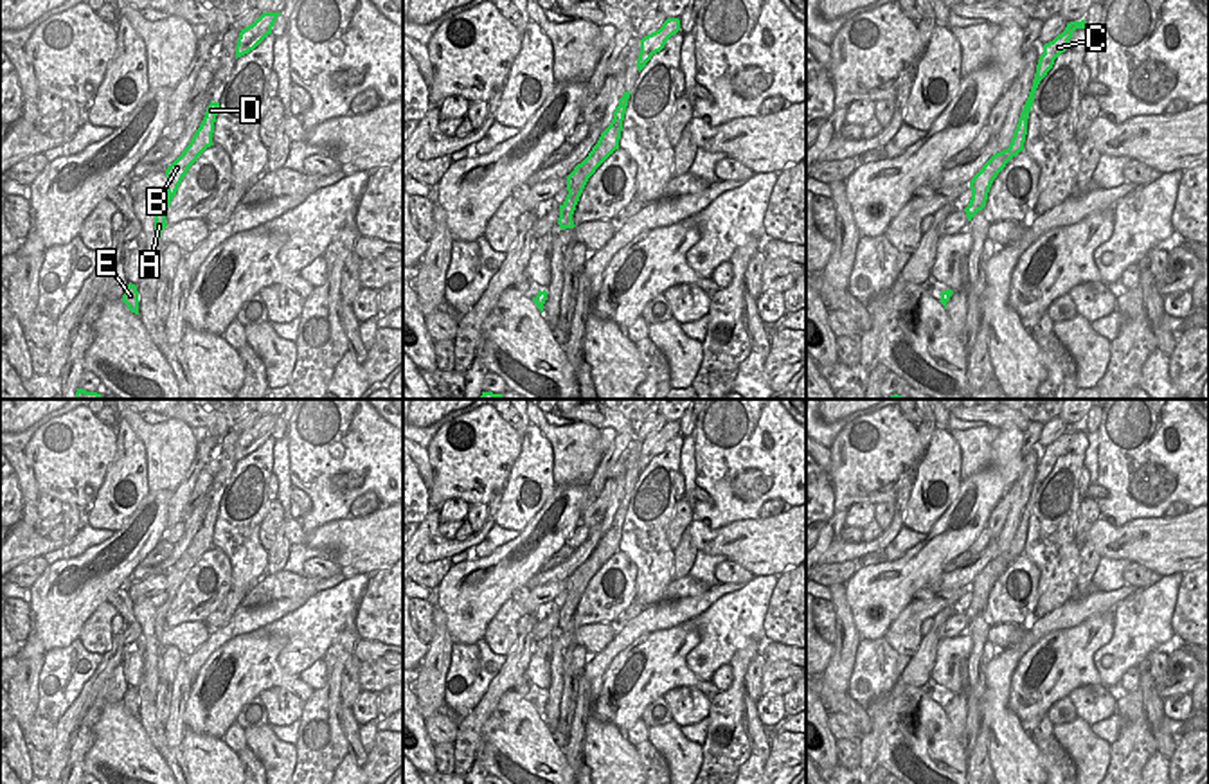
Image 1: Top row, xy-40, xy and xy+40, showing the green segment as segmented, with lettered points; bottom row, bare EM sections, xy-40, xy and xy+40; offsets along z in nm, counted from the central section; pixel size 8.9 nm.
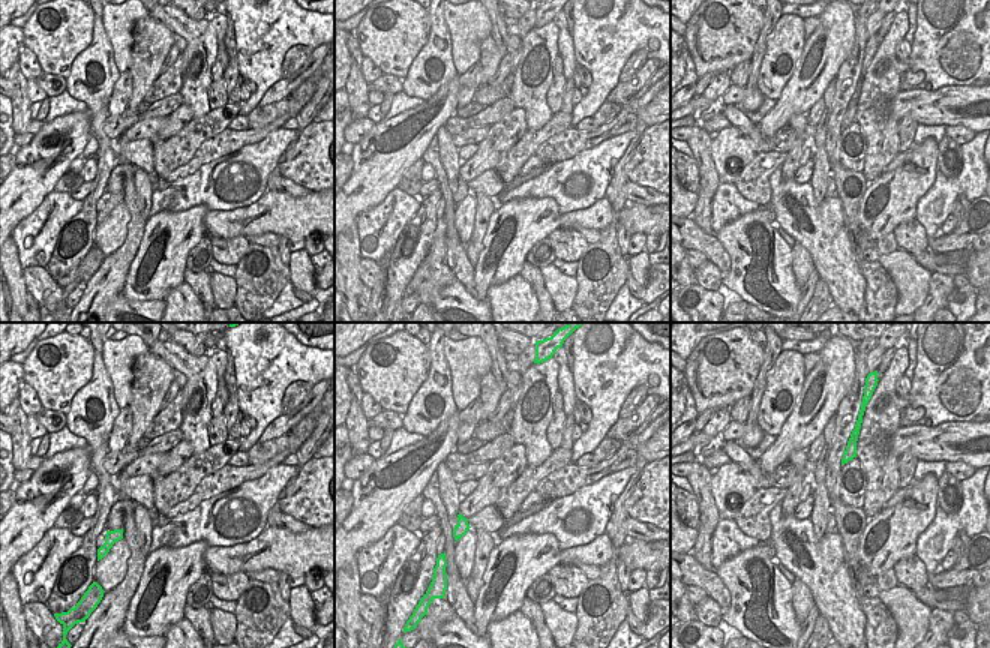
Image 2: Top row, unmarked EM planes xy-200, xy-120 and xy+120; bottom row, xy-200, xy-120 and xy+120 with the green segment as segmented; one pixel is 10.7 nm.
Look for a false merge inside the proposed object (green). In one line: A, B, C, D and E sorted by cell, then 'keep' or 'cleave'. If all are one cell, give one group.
A B E / C D | cleave

